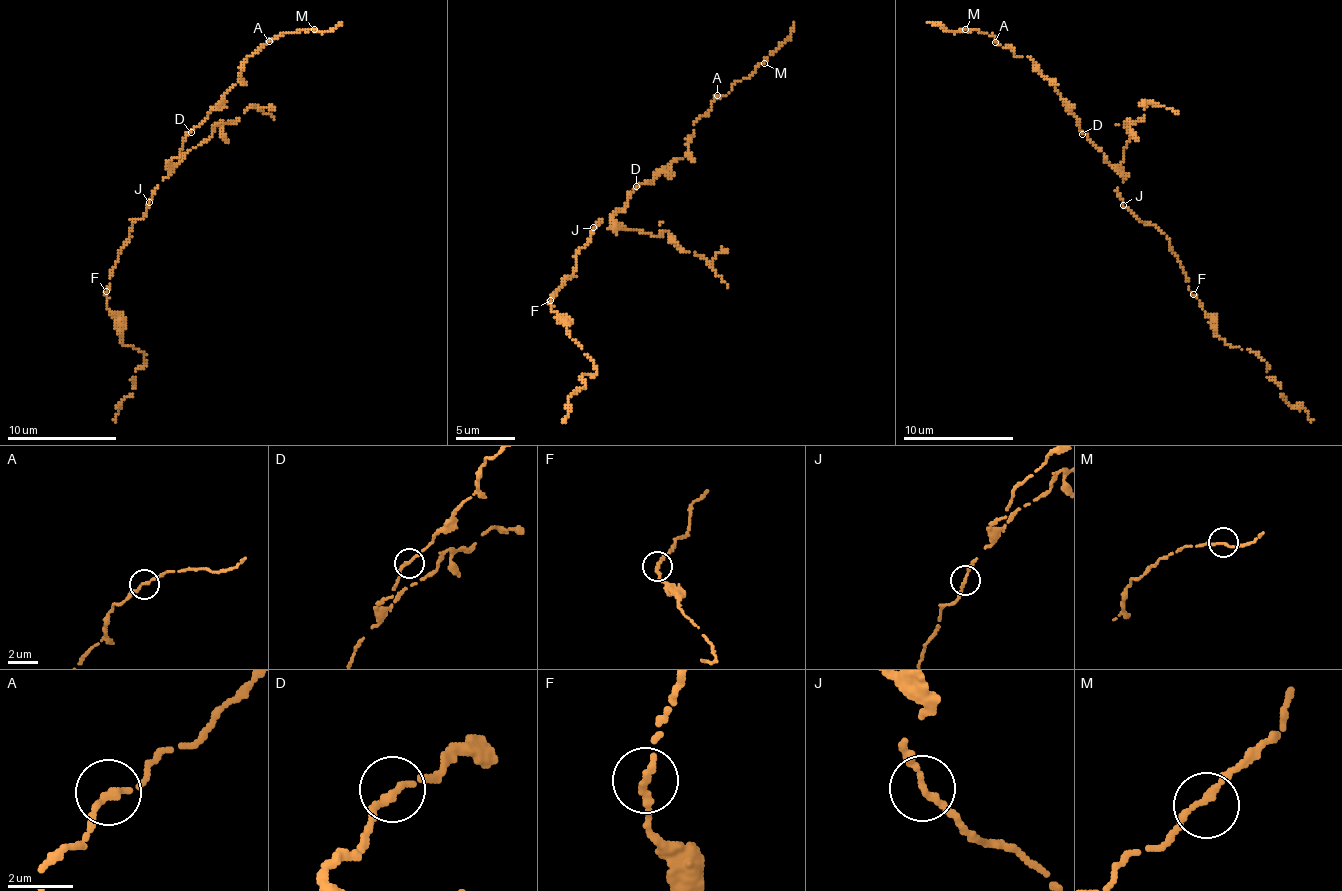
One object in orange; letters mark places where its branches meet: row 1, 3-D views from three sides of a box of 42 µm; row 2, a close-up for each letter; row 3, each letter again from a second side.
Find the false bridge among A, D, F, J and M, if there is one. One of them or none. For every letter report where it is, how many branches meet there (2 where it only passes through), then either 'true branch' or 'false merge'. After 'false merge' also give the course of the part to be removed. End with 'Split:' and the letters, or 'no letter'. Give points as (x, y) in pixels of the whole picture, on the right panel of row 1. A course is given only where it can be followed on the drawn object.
A: (995, 42) | 2 | true branch
D: (1082, 134) | 2 | true branch
F: (1193, 294) | 2 | true branch
J: (1123, 205) | 2 | true branch
M: (965, 29) | 2 | true branch
Split: no letter

